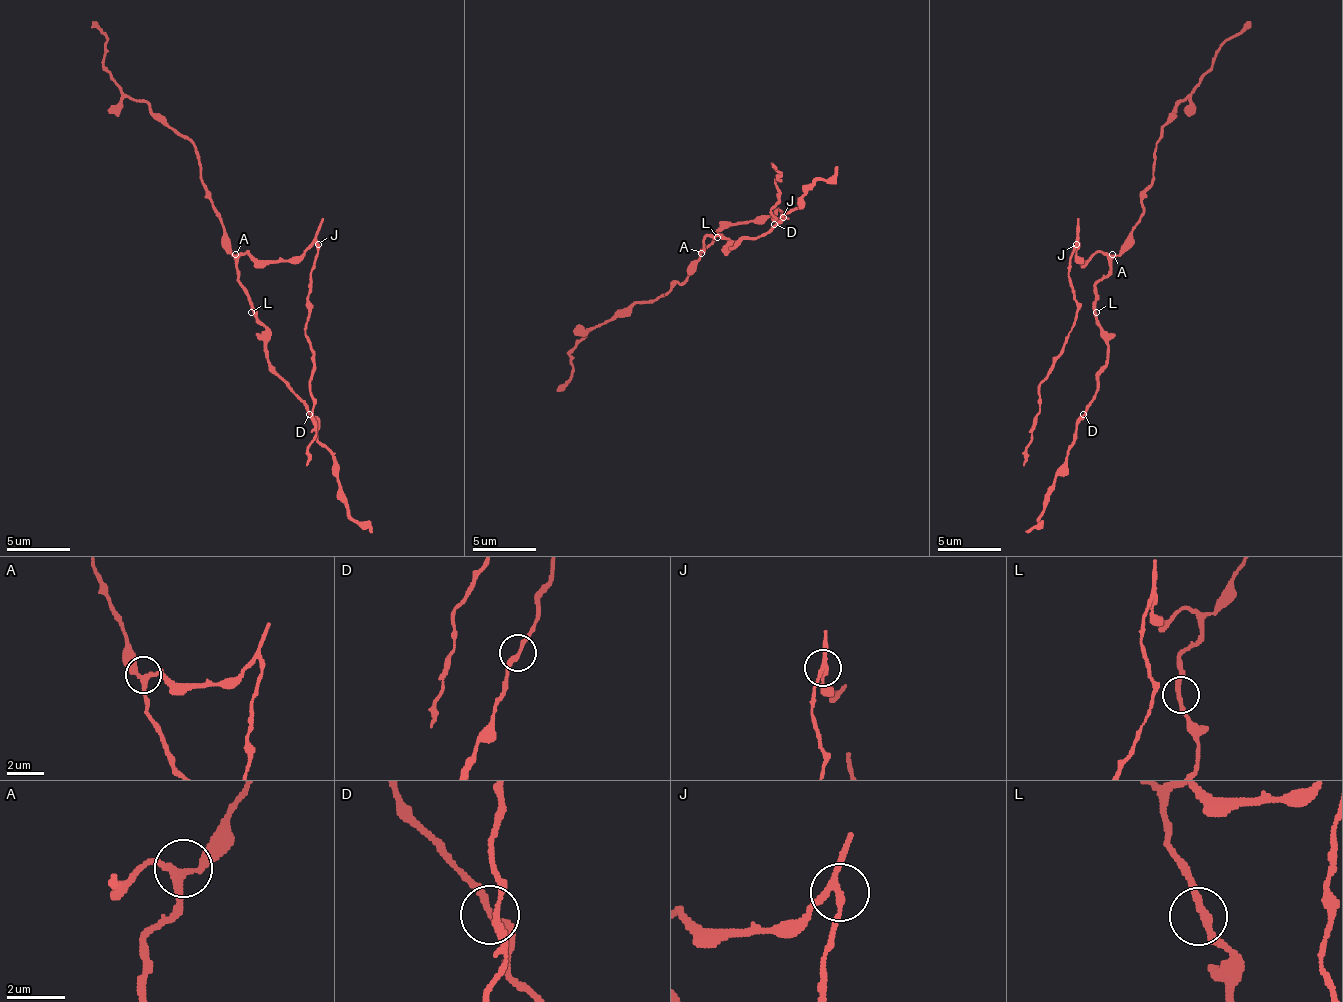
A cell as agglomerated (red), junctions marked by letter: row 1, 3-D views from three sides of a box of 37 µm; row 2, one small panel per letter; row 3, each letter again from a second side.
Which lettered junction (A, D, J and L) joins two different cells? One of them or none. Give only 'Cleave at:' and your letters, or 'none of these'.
Cleave at: J

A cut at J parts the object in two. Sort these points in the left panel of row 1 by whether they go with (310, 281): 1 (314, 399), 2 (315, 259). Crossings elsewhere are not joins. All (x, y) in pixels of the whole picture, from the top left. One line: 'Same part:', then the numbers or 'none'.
Same part: 1, 2

